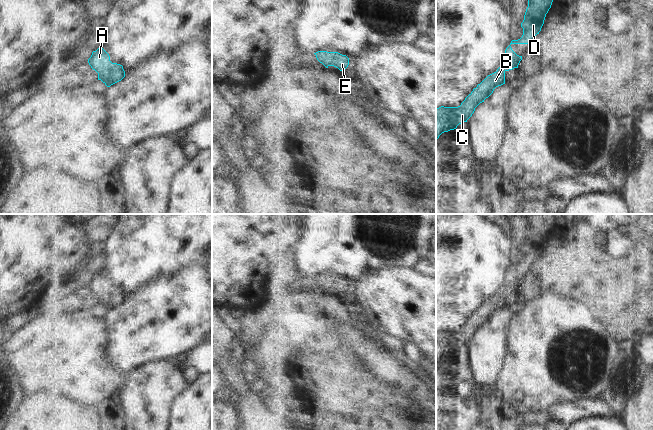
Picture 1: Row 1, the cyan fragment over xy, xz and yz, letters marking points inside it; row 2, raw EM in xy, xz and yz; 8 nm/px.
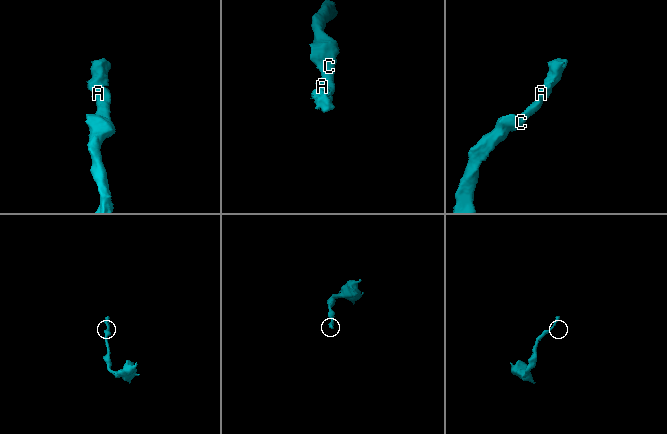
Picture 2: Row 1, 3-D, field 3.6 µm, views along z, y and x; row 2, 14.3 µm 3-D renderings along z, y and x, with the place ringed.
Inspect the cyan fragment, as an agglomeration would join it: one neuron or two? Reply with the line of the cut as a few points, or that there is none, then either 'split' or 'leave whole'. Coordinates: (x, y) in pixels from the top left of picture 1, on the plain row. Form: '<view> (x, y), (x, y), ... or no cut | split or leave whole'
no cut | leave whole

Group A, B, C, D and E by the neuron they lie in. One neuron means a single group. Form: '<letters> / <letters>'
A B C D E

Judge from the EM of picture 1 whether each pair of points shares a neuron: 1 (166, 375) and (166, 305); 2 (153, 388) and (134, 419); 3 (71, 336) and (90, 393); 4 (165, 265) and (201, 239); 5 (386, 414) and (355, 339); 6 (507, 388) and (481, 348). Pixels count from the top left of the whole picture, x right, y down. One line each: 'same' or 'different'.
1: different
2: same
3: same
4: same
5: different
6: different

